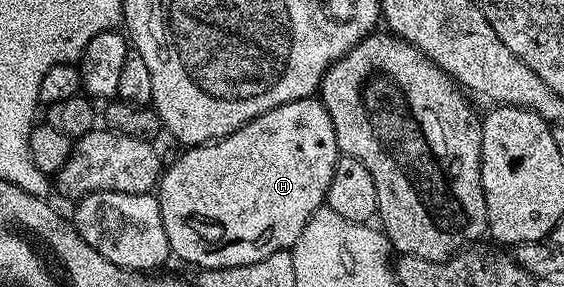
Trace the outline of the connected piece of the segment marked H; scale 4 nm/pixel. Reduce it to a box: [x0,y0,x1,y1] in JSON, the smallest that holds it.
[156,97,340,269]

